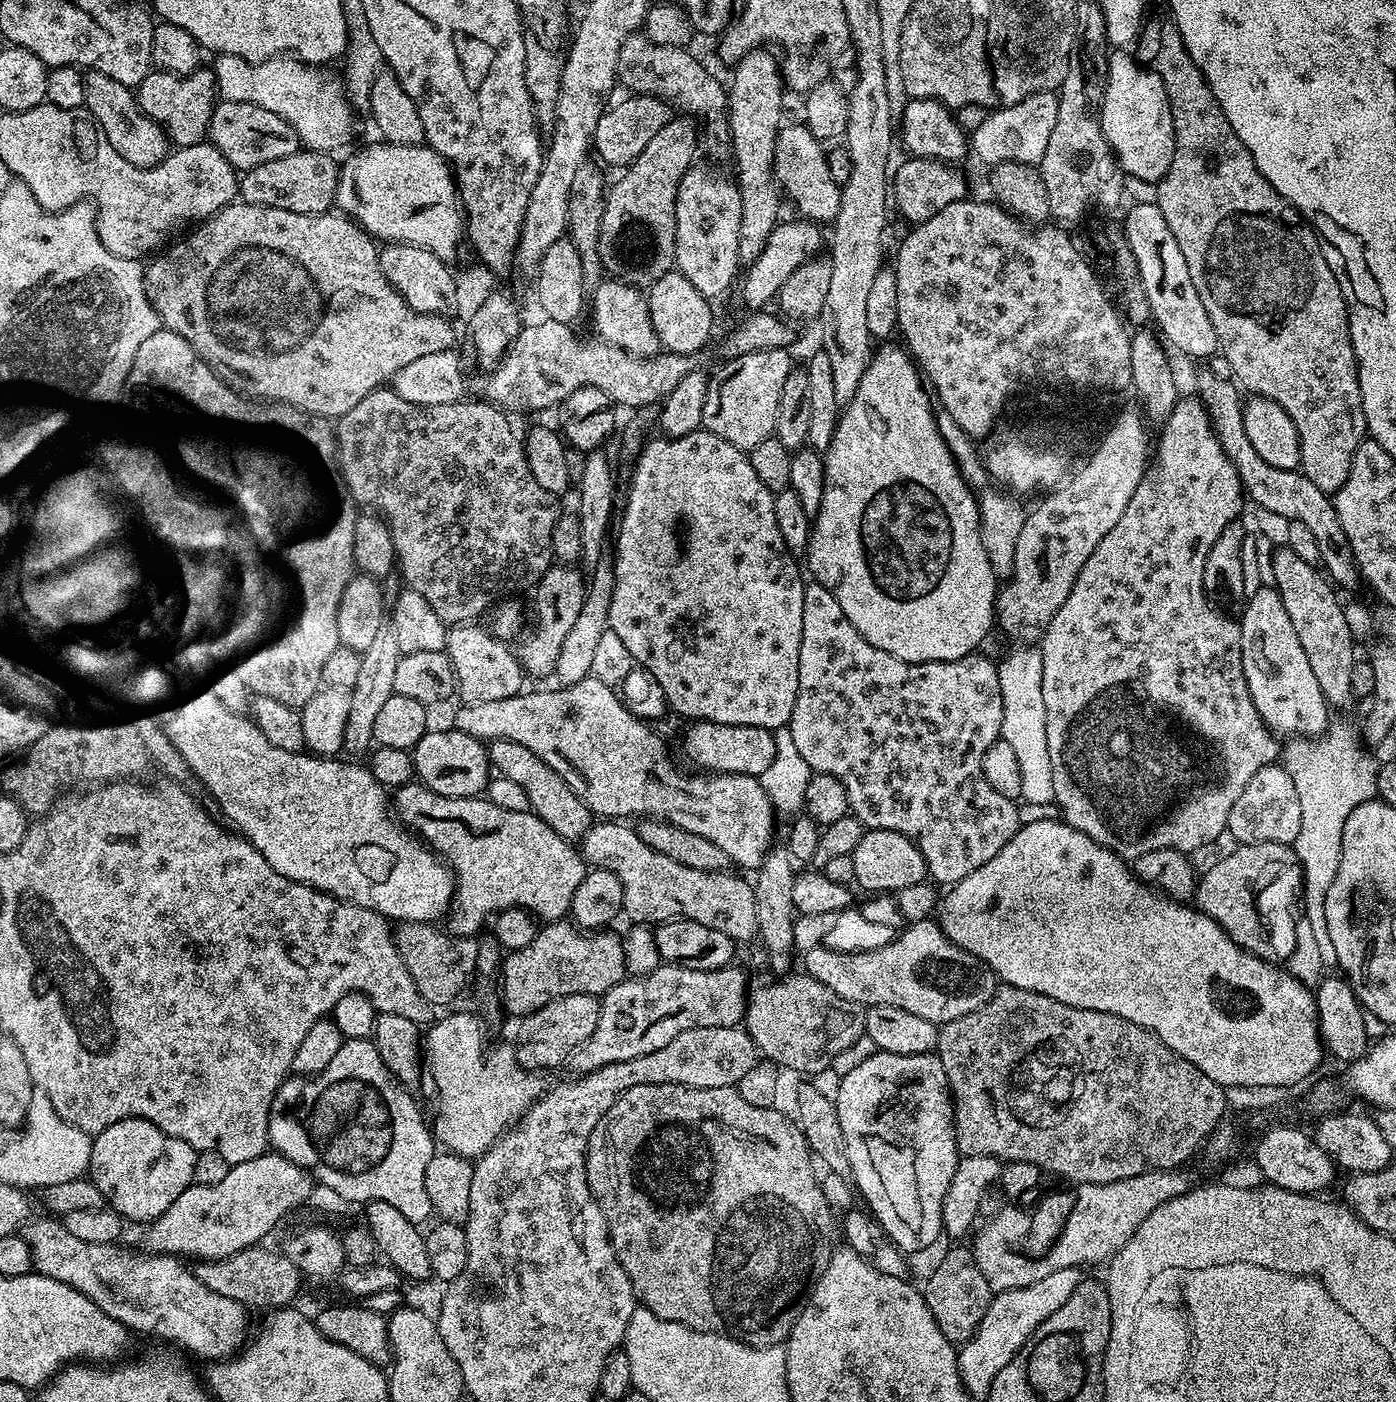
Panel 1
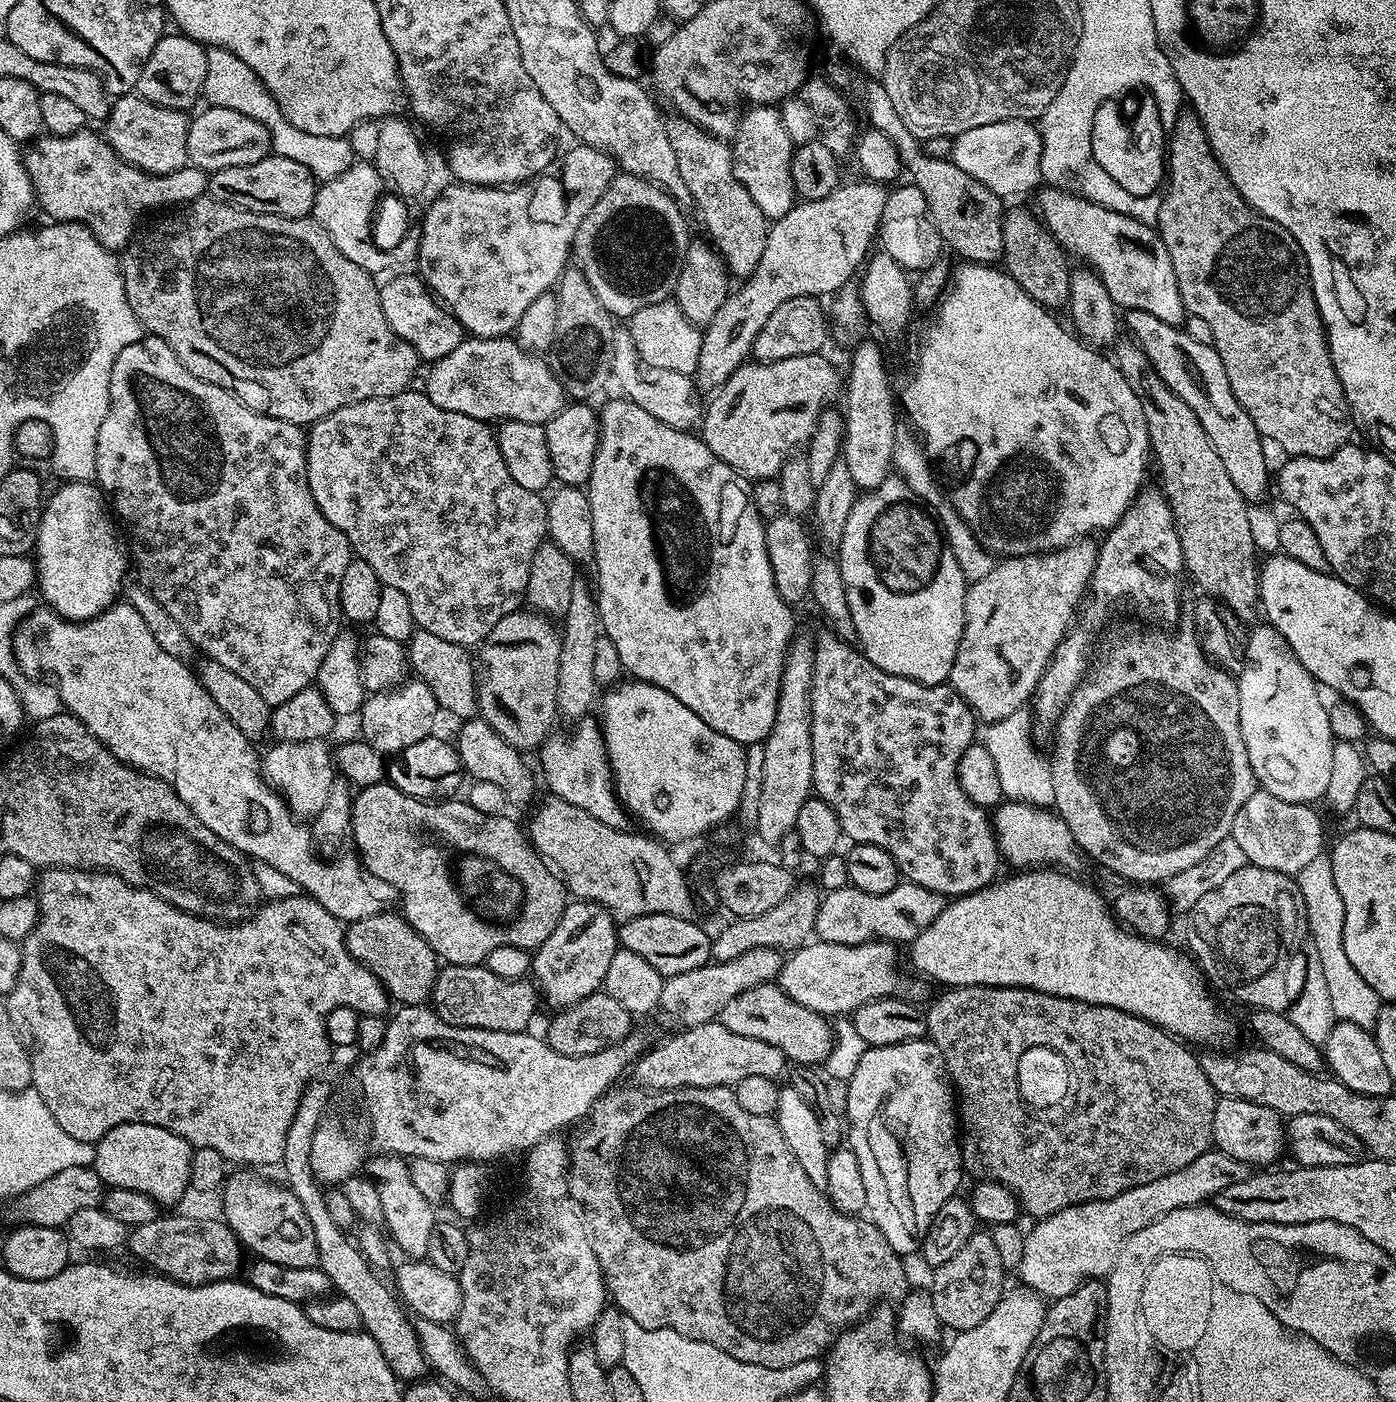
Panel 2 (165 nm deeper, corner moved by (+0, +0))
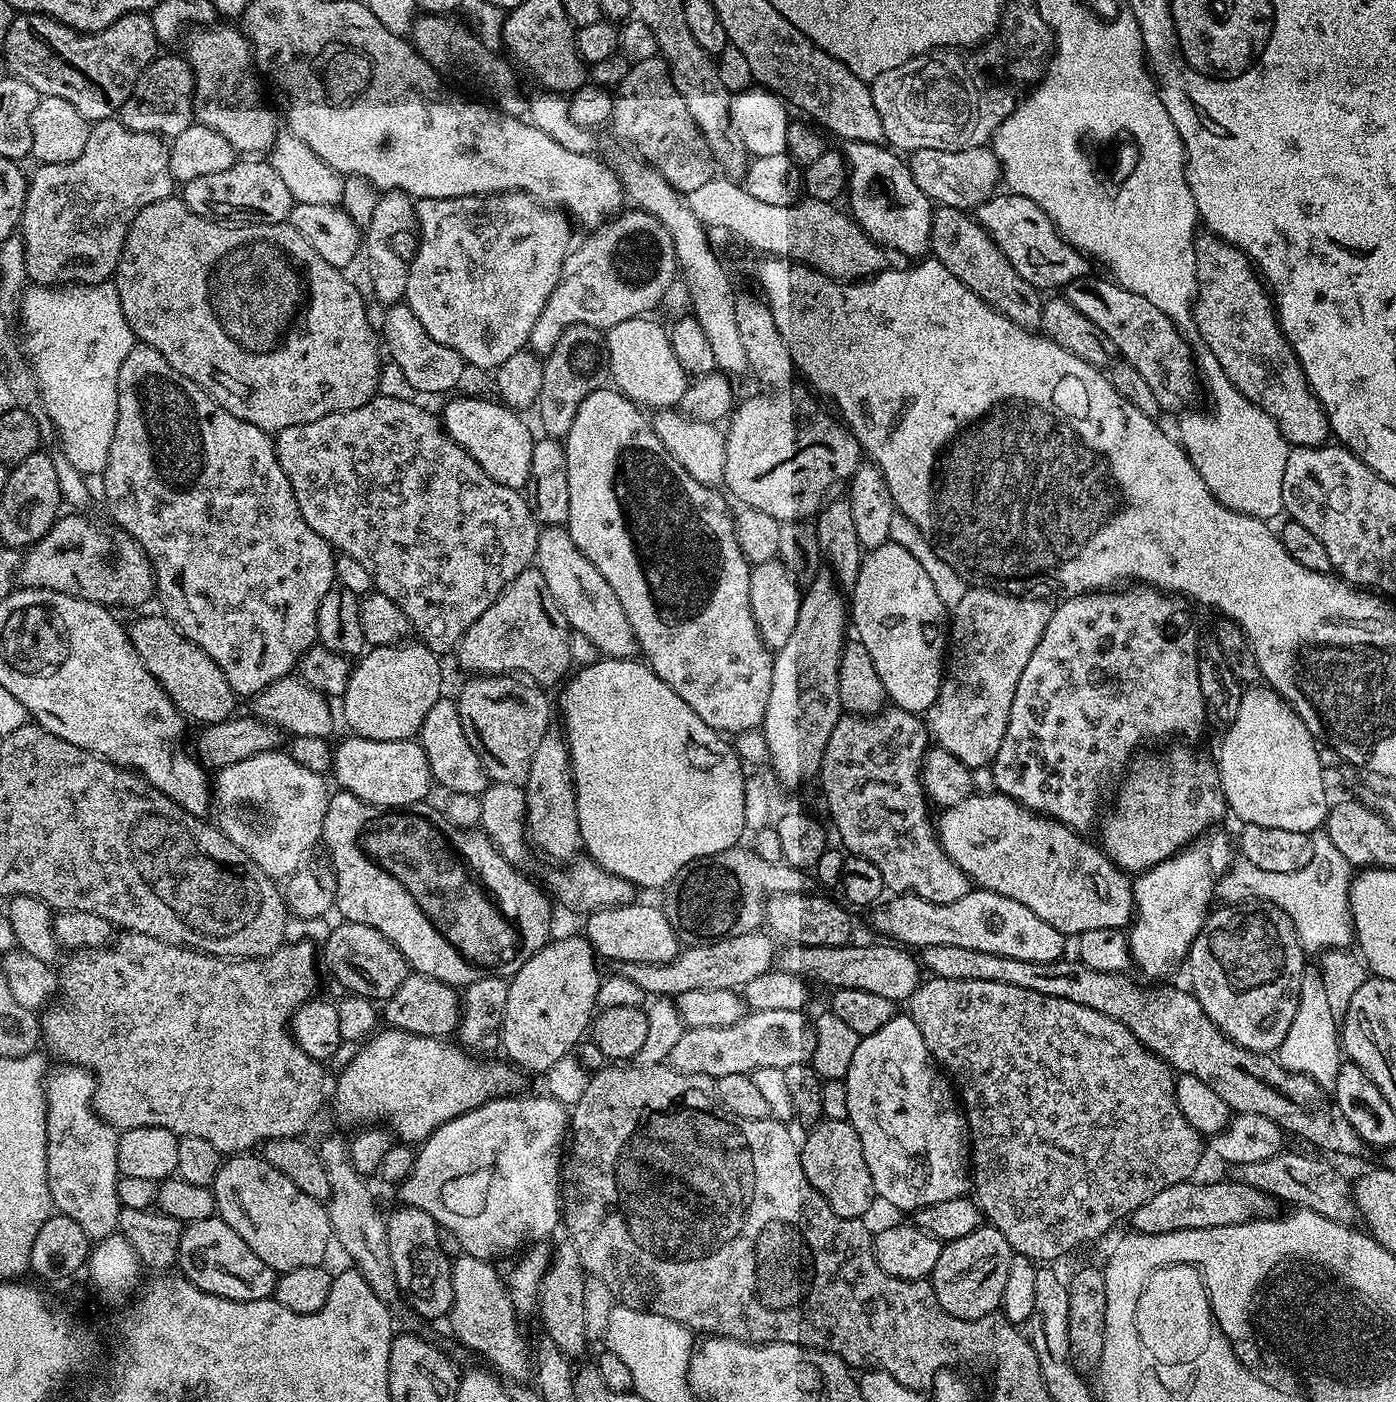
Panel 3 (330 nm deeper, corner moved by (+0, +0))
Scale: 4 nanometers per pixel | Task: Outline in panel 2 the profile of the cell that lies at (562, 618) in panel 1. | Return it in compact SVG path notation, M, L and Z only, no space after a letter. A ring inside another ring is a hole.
M517 610L506 614L498 626L478 648L478 679L476 681L476 706L479 715L499 736L506 738L514 747L527 750L539 749L553 731L552 719L557 719L558 709L558 658L560 657L560 632L549 617L535 611Z

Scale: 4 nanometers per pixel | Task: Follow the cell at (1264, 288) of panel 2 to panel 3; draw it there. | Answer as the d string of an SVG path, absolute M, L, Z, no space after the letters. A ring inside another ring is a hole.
M1200 234L1196 238L1196 293L1194 324L1200 327L1200 336L1205 340L1207 351L1218 358L1218 366L1230 378L1230 382L1250 402L1254 402L1270 418L1276 420L1289 445L1297 448L1314 448L1329 439L1330 429L1324 407L1312 393L1306 374L1280 329L1276 319L1276 305L1263 279L1258 275L1253 263L1245 252L1227 244L1219 236Z

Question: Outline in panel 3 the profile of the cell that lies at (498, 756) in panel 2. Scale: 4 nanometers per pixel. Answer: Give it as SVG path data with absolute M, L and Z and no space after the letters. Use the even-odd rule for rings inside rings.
M442 698L430 706L430 714L422 722L418 733L418 742L430 762L432 779L437 785L448 788L449 793L468 796L483 796L489 786L488 771L480 754L470 746L466 734L462 730L460 709L455 699Z

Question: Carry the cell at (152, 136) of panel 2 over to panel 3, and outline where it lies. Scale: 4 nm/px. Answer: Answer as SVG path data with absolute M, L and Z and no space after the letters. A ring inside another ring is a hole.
M116 118L97 120L89 127L86 147L74 162L42 164L33 169L18 229L24 239L27 279L32 284L75 286L111 281L132 215L174 192L165 137L130 130Z

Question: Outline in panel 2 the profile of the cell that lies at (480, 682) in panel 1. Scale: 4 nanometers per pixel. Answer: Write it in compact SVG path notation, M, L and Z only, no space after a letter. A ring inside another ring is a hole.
M415 631L406 641L406 655L411 671L434 694L437 705L459 718L472 718L477 715L476 681L478 668L467 647L454 642L446 642L446 638L434 638L429 632Z

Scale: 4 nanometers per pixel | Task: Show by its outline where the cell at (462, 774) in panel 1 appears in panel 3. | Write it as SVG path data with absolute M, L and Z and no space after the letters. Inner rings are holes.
M355 734L349 735L349 740L344 740L340 745L335 745L332 754L332 767L331 771L336 772L336 780L341 789L346 792L352 792L360 800L365 800L367 804L373 804L376 808L383 808L385 810L404 810L409 806L416 806L425 799L424 796L431 788L434 788L434 781L432 779L432 771L430 770L430 762L426 758L426 754L422 750L422 746L415 739L410 740L367 740L365 736L357 736Z

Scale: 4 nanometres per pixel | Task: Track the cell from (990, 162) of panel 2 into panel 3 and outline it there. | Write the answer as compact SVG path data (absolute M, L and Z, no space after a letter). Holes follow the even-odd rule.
M988 146L959 148L957 152L919 148L907 157L906 163L914 182L918 182L918 190L946 208L975 209L997 191L996 183L999 185L1002 180L1000 163L996 161L995 151Z

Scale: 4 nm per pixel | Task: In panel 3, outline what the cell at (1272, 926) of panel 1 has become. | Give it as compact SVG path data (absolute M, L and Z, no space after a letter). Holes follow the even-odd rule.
M1245 902L1220 906L1207 913L1202 930L1188 949L1186 965L1192 979L1190 991L1198 998L1202 1010L1238 1046L1251 1052L1275 1053L1294 1014L1298 1014L1300 983L1306 967L1306 953L1290 918L1282 909L1263 902Z

